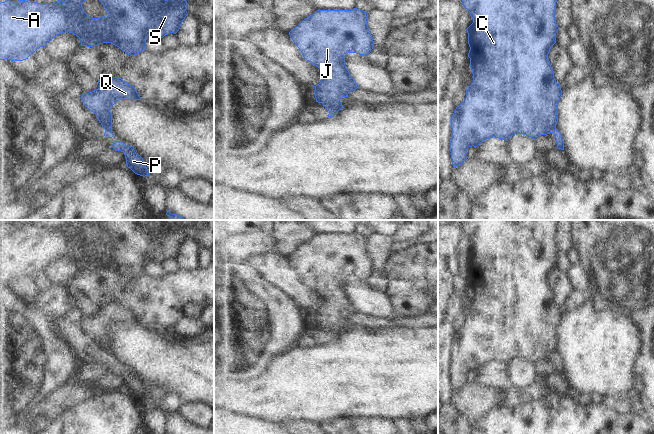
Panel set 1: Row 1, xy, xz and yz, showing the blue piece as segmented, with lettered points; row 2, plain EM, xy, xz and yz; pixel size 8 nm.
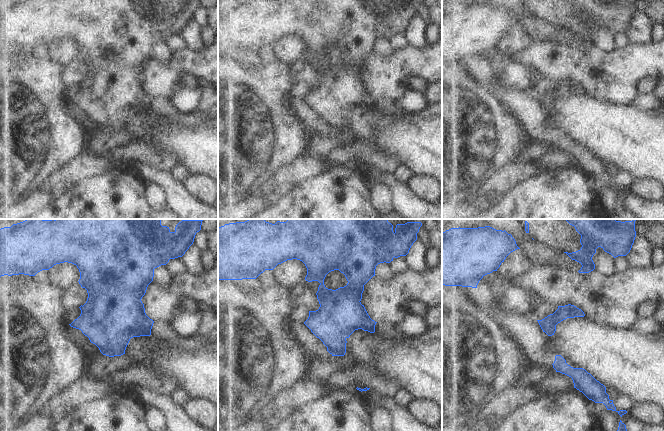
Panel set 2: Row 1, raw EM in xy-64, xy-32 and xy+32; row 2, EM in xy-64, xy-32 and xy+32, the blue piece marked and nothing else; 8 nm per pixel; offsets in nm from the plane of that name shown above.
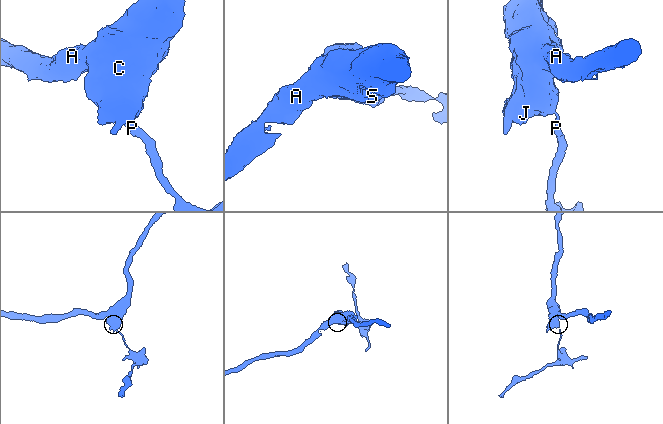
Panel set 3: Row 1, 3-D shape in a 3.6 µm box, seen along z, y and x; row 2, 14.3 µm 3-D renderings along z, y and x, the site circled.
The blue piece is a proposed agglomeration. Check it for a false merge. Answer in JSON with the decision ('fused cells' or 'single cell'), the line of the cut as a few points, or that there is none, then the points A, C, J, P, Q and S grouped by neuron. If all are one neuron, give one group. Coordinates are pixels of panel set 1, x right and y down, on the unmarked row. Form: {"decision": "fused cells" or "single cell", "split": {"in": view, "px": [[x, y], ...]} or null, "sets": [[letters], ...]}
{"decision": "fused cells", "split": {"in": "yz", "px": [[556, 354], [553, 356]]}, "sets": [["A", "C", "J", "Q", "S"], ["P"]]}

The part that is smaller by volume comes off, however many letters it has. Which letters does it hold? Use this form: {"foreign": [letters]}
{"foreign": ["P"]}

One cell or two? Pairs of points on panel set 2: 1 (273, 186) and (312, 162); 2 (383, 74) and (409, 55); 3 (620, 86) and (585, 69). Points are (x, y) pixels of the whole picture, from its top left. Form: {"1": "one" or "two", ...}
{"1": "one", "2": "one", "3": "one"}

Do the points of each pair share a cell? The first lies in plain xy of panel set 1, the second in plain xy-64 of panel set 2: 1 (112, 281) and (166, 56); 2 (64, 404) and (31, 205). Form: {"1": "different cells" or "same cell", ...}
{"1": "different cells", "2": "different cells"}

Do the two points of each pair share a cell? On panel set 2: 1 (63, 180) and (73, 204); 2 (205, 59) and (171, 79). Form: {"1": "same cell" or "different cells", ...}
{"1": "different cells", "2": "same cell"}

